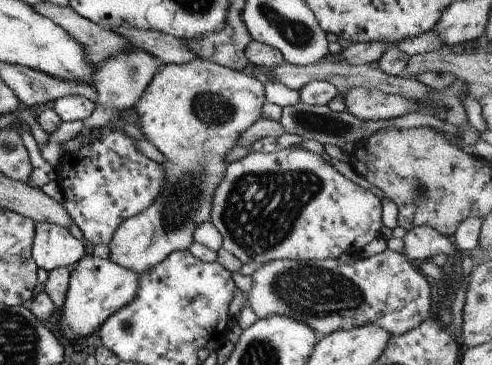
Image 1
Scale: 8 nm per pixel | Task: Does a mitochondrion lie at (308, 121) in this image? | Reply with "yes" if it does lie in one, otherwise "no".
yes

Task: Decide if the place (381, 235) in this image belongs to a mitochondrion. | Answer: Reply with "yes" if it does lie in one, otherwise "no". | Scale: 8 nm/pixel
no

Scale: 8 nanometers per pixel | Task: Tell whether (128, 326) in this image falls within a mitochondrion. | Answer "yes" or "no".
yes

